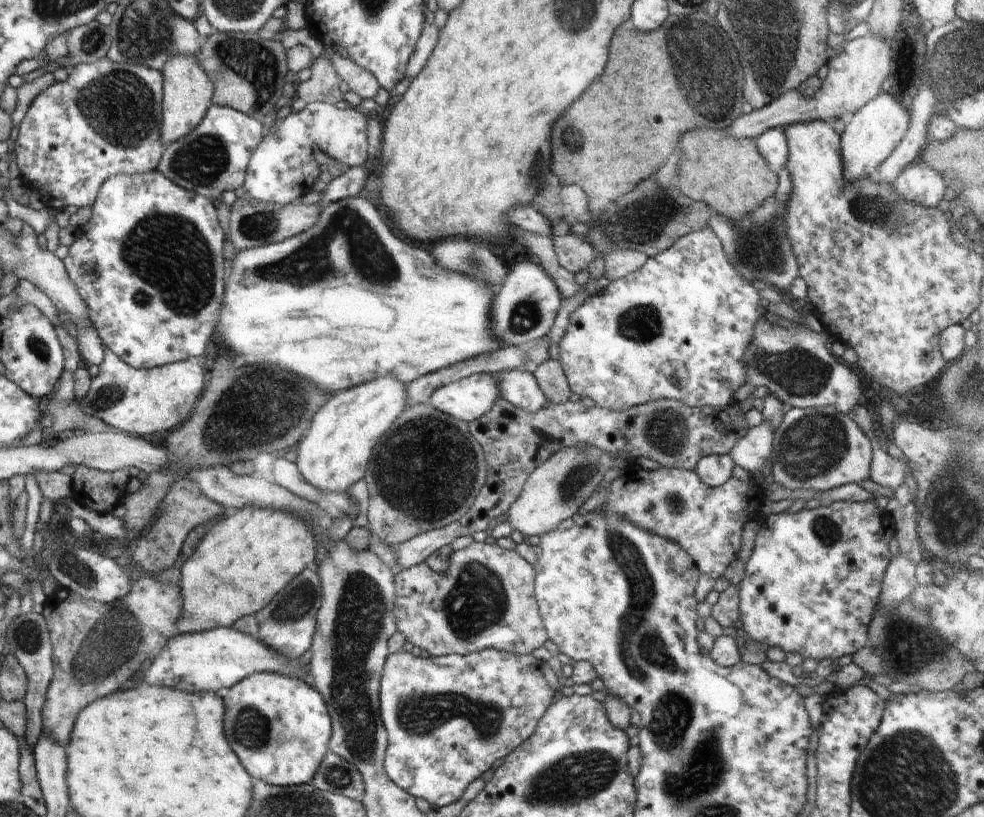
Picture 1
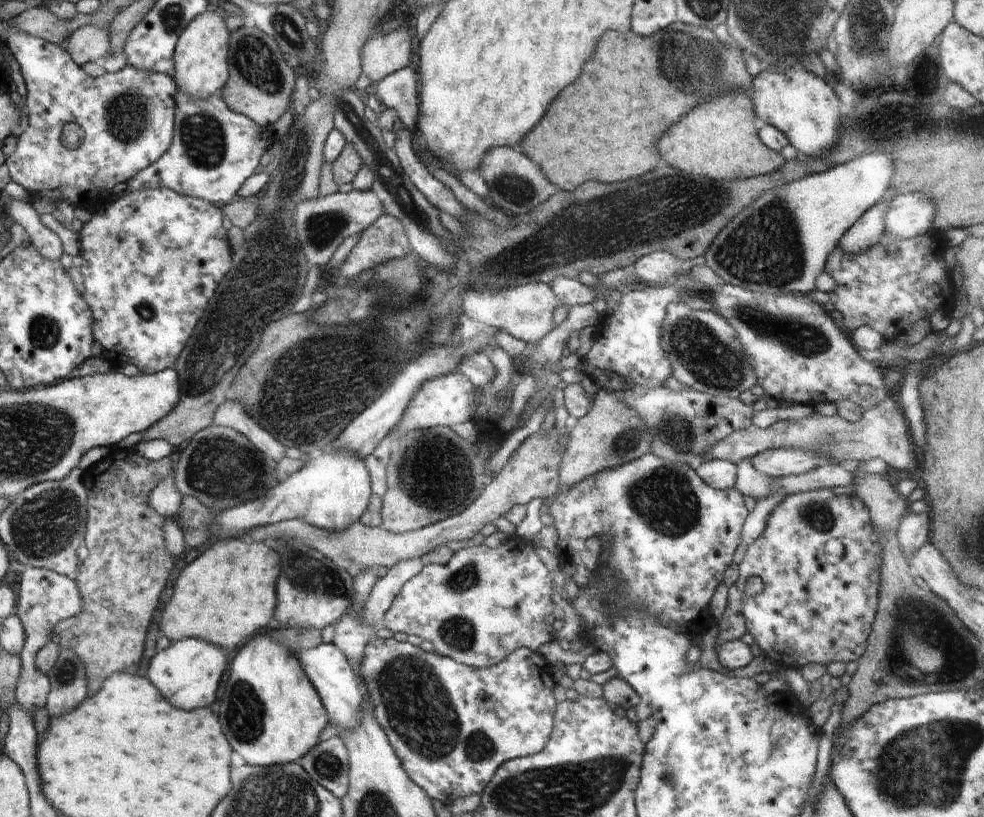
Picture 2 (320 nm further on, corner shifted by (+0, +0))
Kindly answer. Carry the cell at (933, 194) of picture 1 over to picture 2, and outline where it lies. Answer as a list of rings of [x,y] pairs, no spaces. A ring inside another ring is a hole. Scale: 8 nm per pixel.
[[[922,194],[896,195],[888,198],[885,230],[901,241],[926,235],[934,229],[935,204]]]

